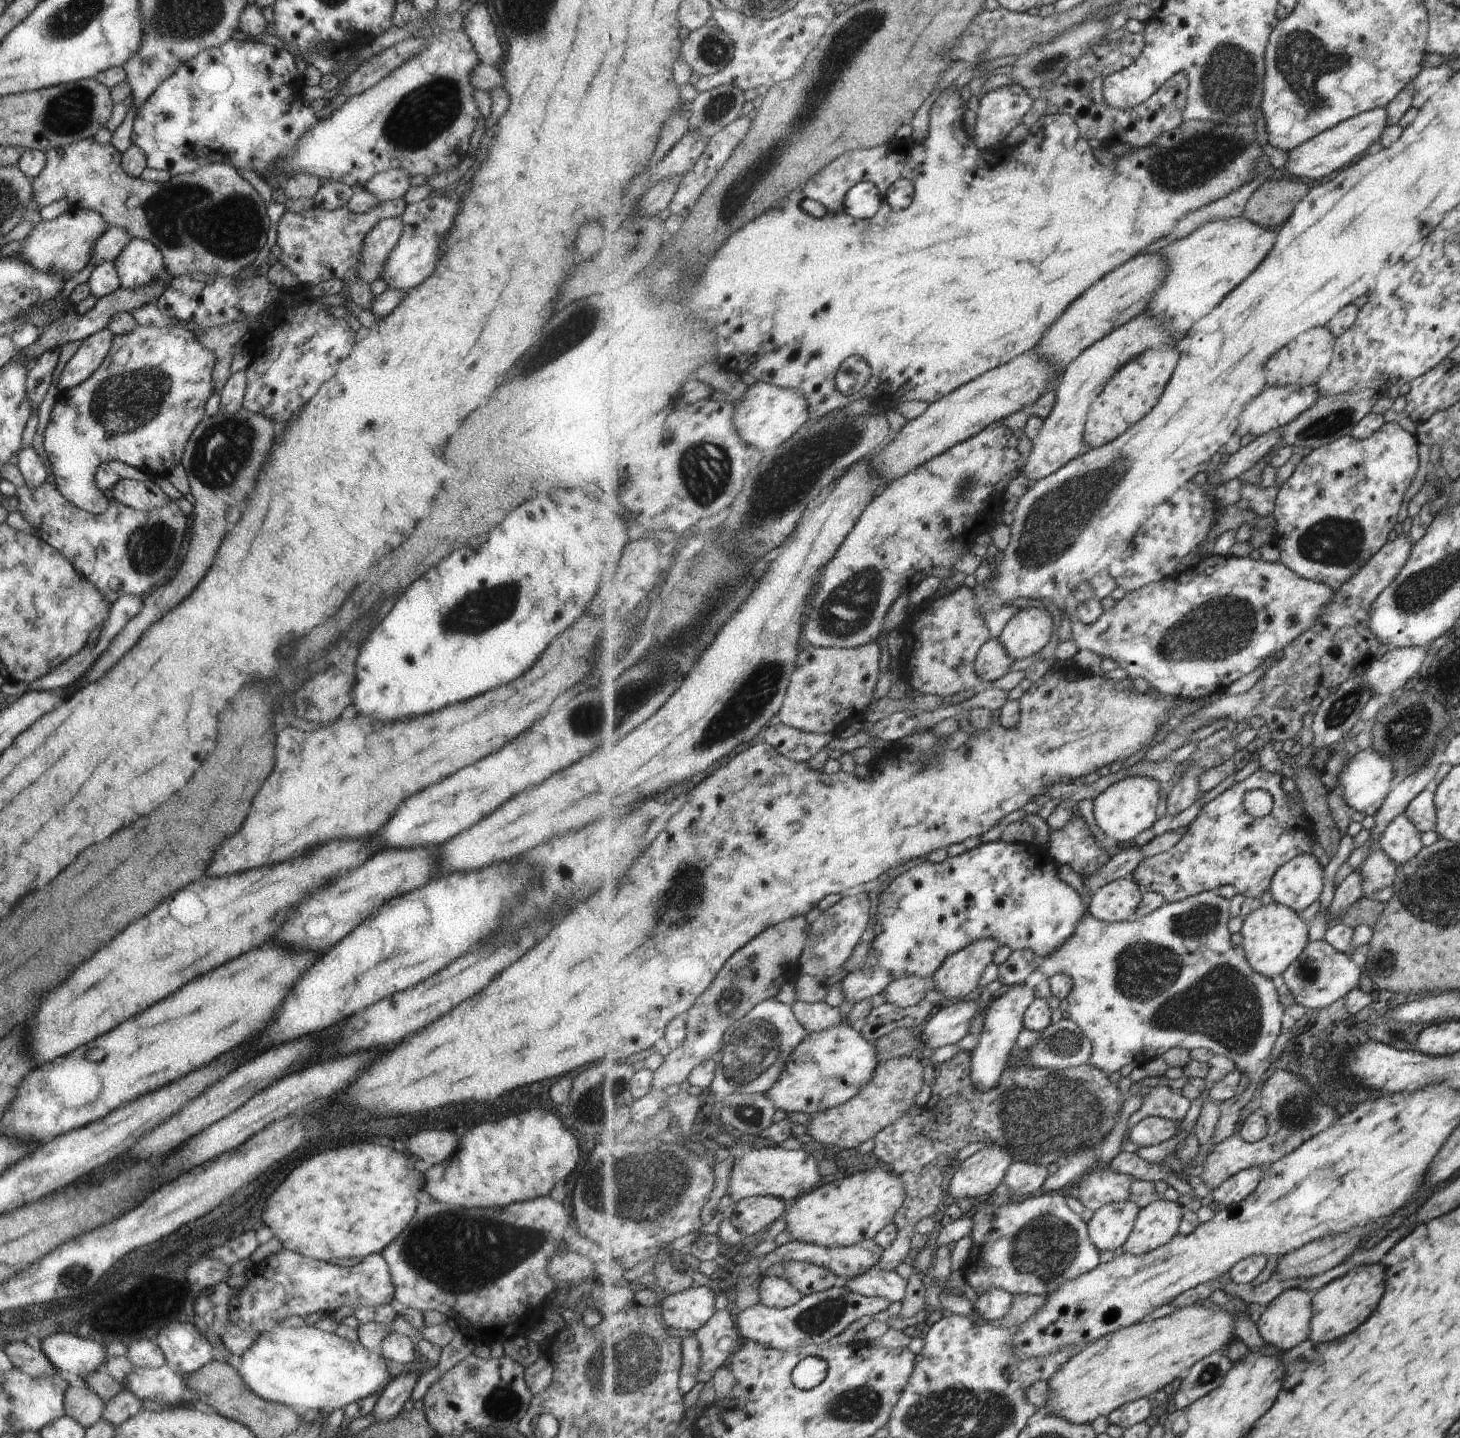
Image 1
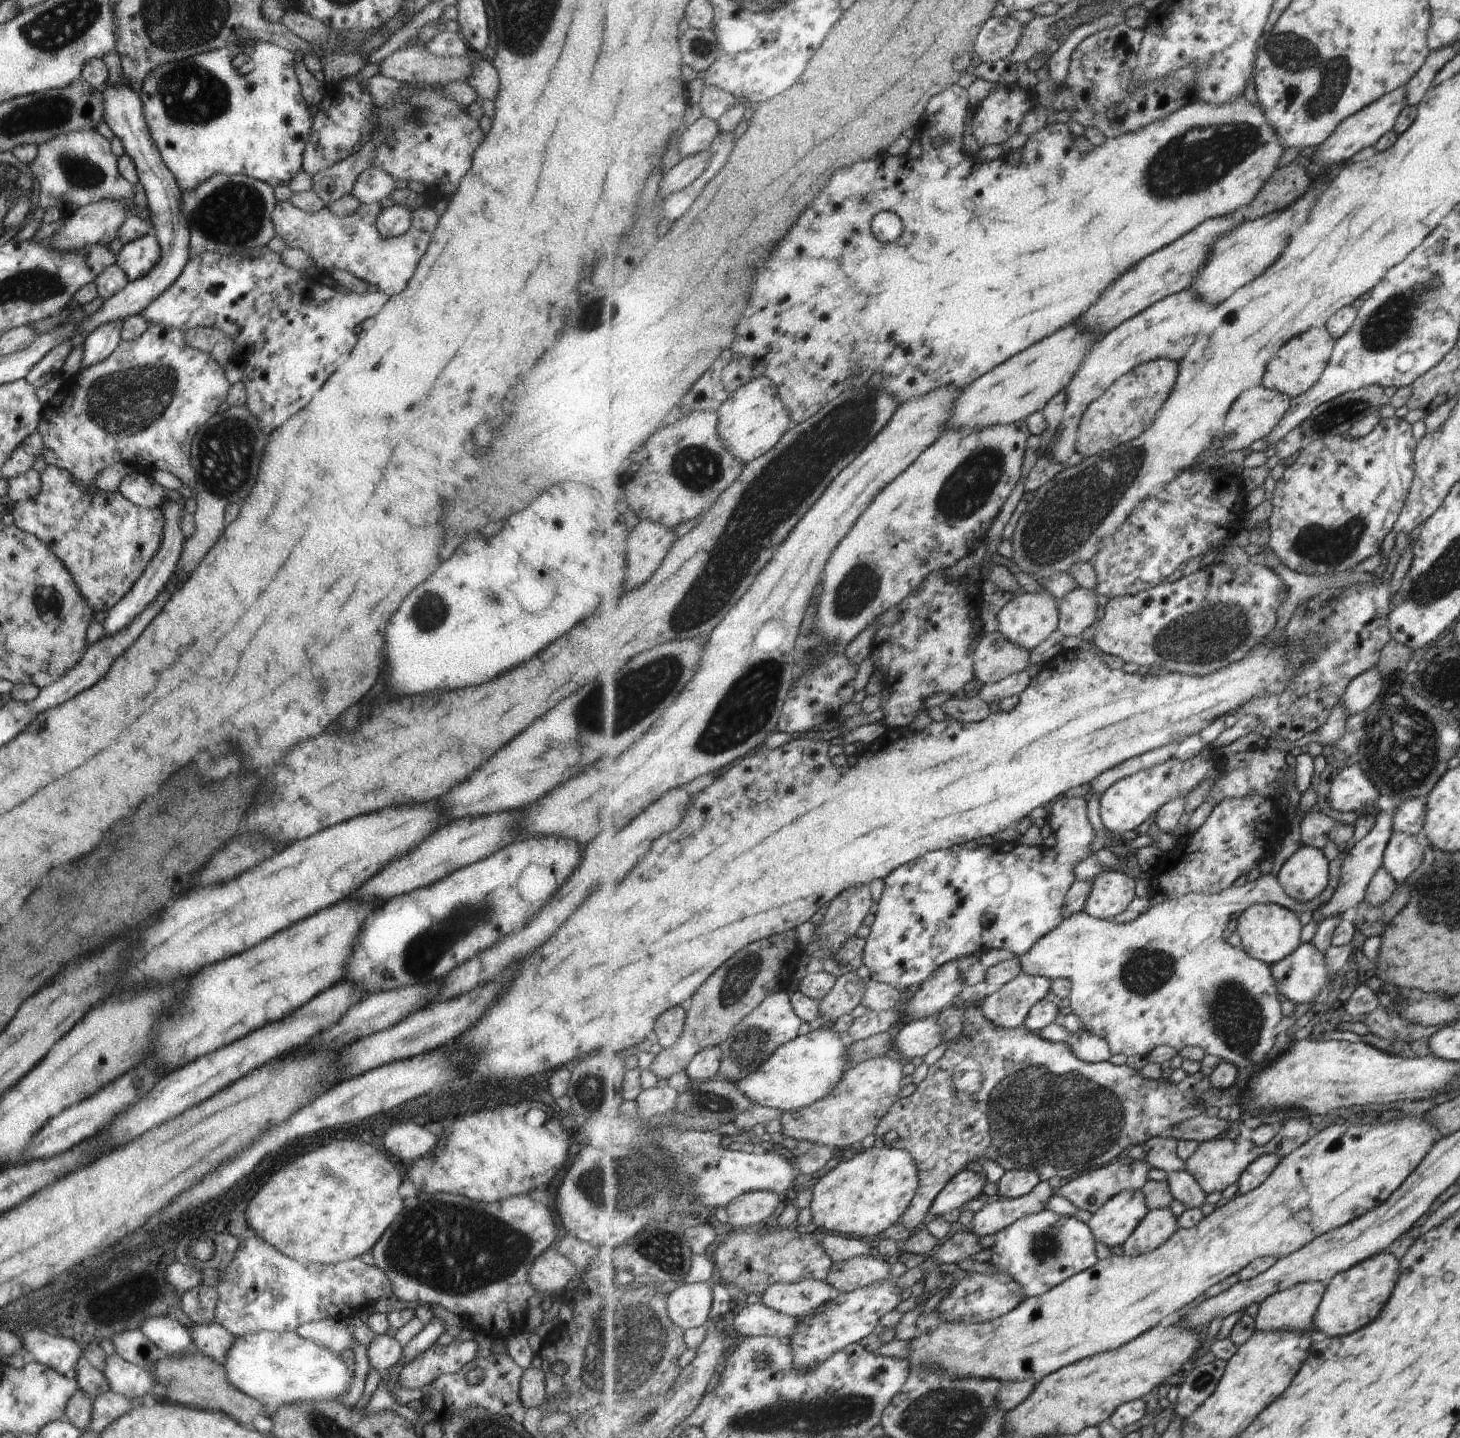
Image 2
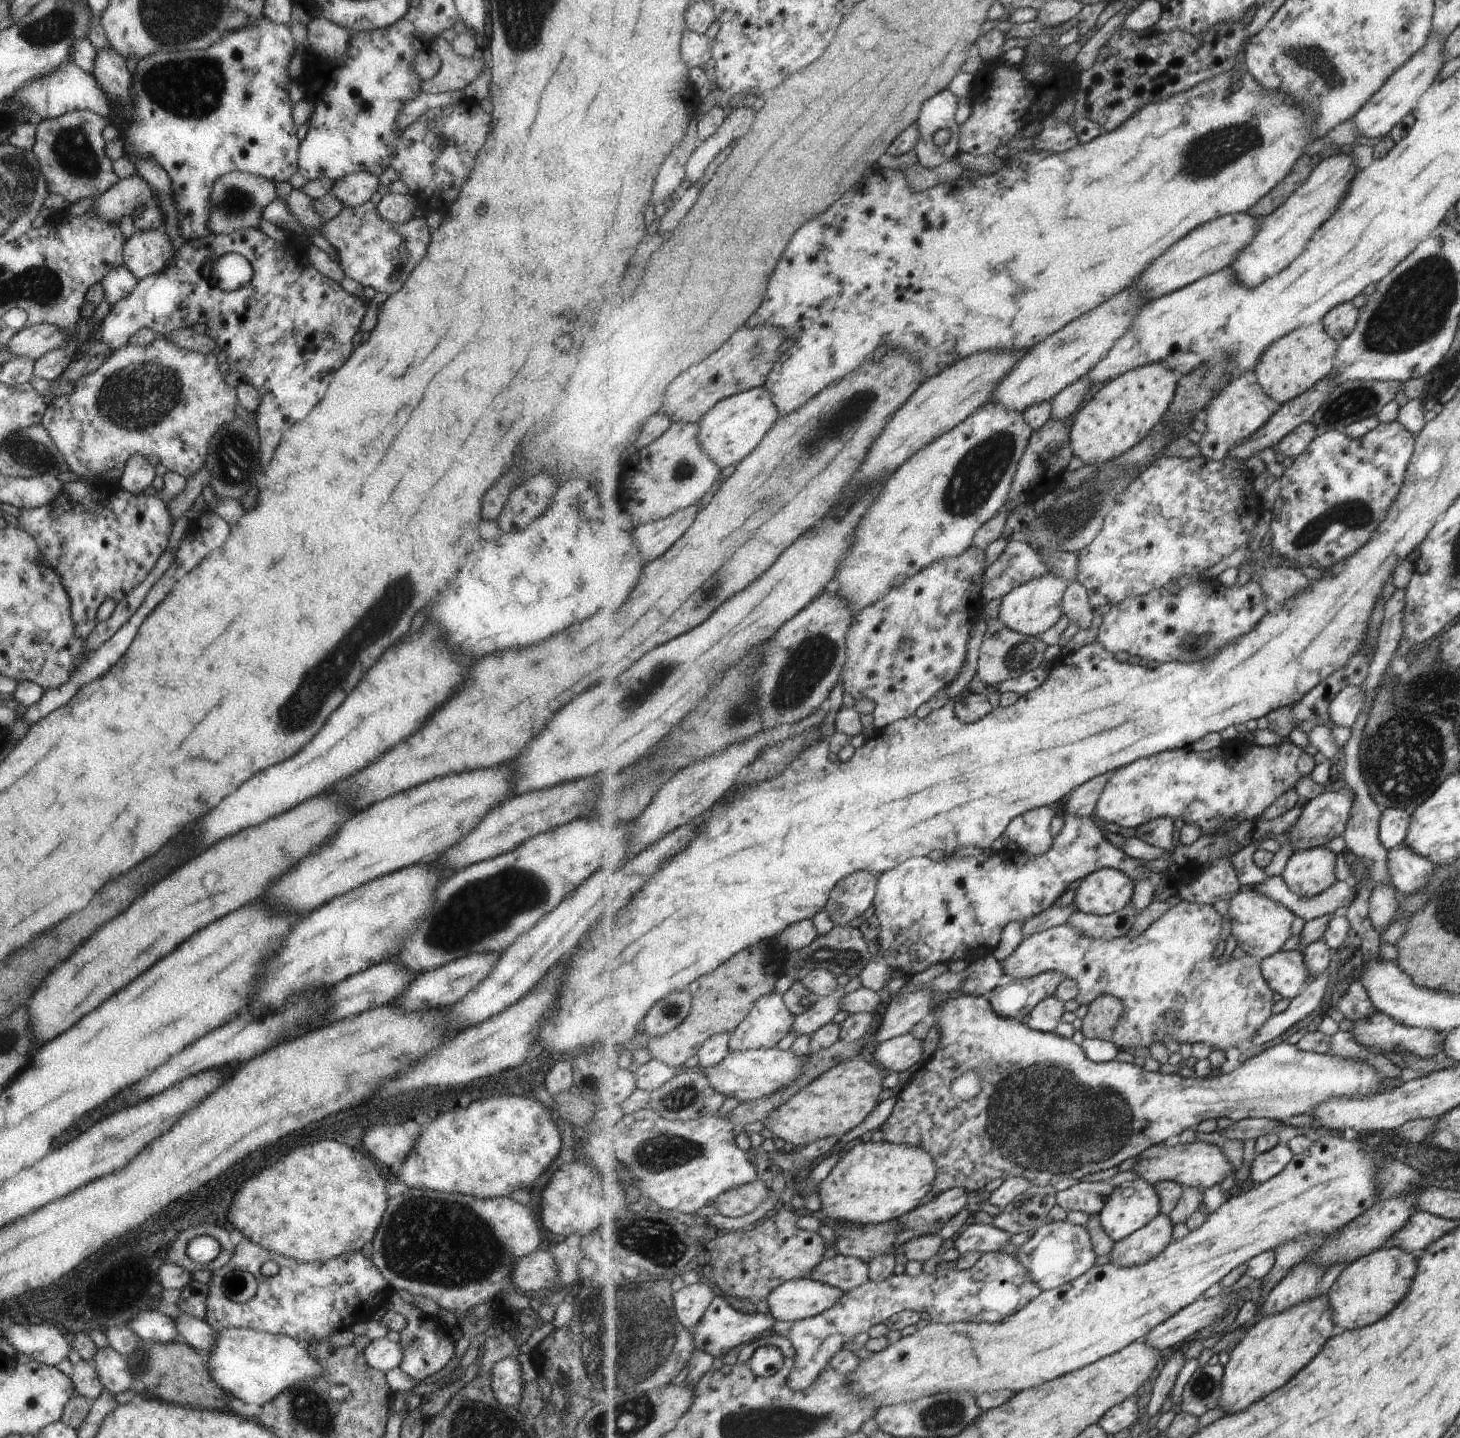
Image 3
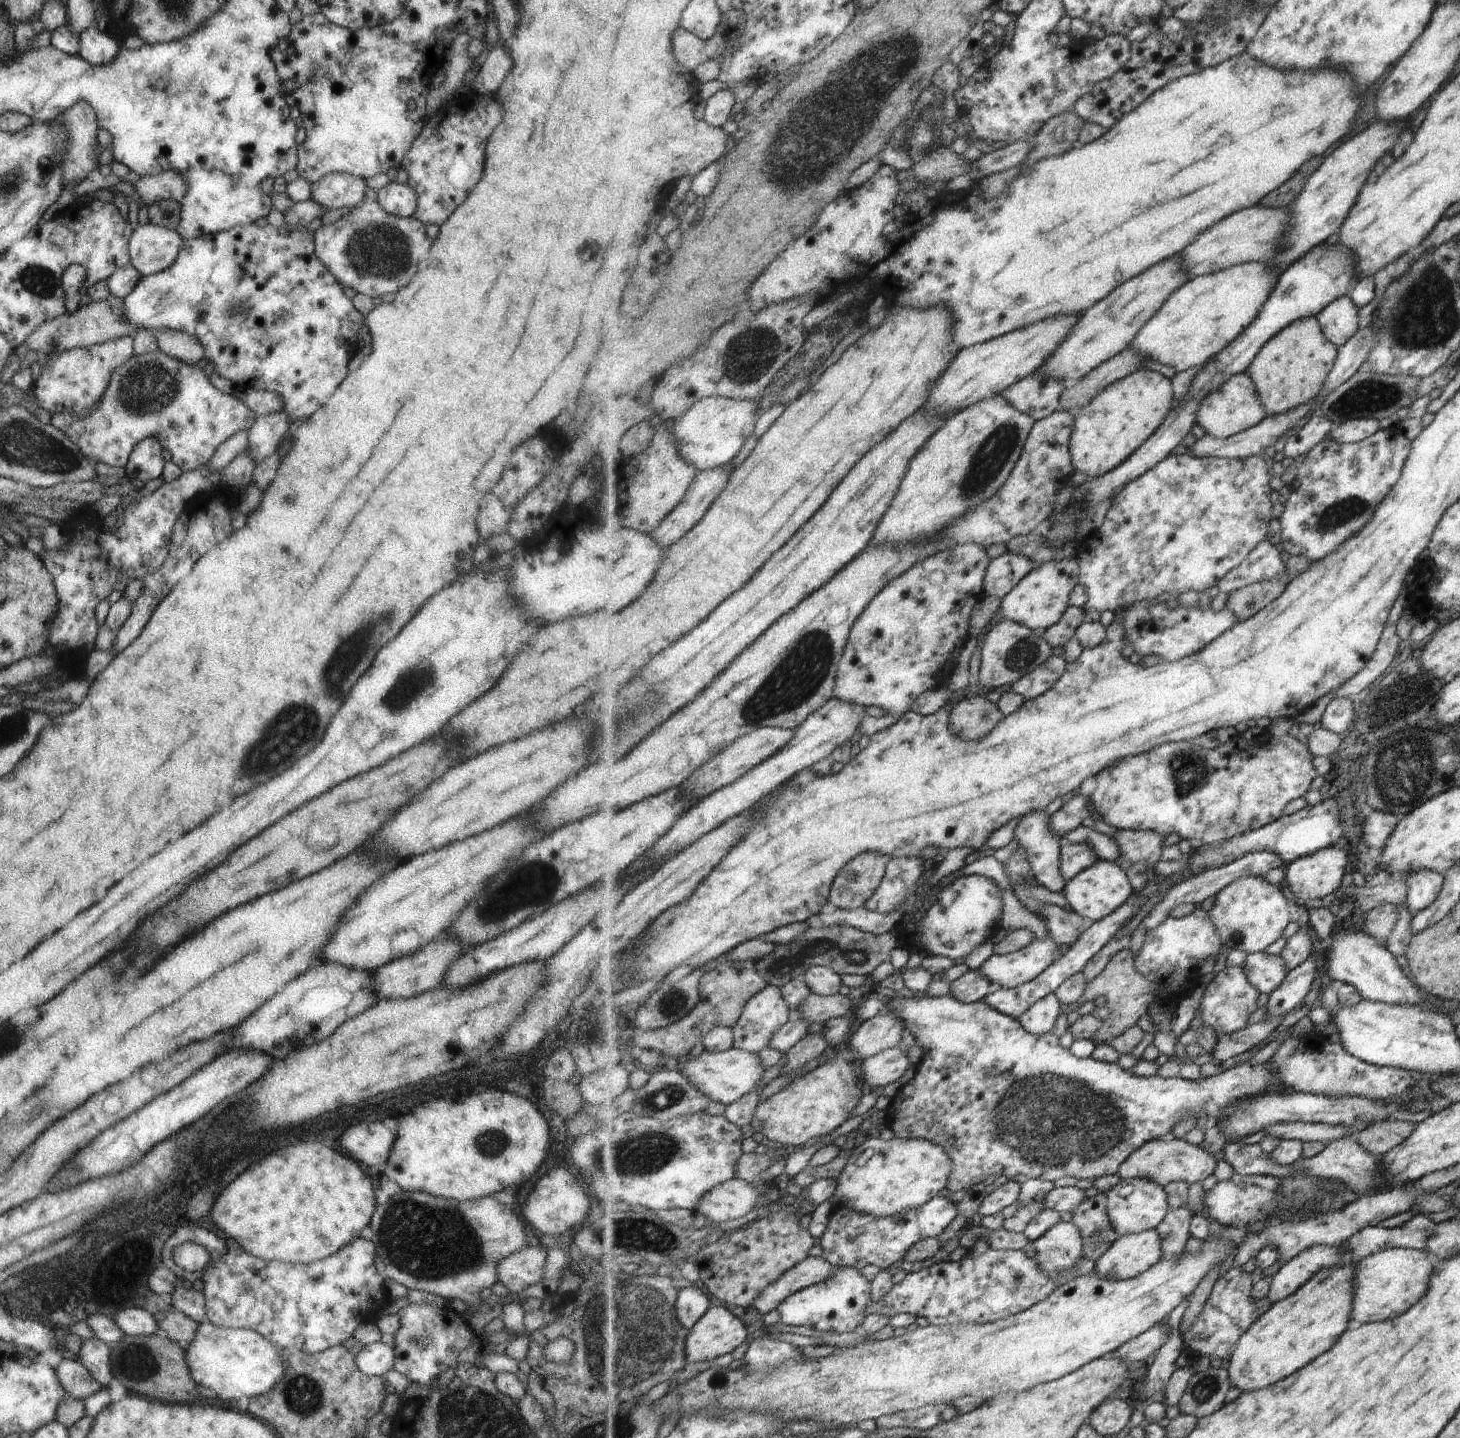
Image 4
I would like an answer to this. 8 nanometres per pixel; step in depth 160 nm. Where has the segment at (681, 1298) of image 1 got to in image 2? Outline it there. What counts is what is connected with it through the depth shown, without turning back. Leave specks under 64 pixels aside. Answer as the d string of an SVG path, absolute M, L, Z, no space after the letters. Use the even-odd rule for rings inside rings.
M709 1282L691 1283L675 1287L670 1293L670 1317L684 1331L704 1327L710 1320L714 1305L714 1290Z

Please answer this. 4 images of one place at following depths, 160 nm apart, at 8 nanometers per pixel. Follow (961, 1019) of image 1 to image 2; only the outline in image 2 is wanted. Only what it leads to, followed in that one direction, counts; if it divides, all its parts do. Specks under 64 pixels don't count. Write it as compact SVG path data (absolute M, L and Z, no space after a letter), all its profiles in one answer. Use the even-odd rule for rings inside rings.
M935 1017L911 1021L898 1032L891 1054L903 1061L909 1061L917 1056L921 1058L929 1054L930 1050L935 1050L942 1043L943 1036L944 1029Z

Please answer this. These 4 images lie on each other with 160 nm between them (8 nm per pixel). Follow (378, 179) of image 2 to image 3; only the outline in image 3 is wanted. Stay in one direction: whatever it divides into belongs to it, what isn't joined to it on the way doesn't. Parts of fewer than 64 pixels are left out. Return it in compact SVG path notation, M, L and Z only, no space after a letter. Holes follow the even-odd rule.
M361 171L338 178L329 189L329 194L336 196L343 207L359 206L368 201L376 191L378 177L371 173Z

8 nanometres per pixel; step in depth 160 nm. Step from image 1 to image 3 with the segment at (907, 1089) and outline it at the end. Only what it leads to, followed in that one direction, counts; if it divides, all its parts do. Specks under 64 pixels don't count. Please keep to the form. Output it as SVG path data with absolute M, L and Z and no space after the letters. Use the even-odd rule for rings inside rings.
M868 1056L839 1063L795 1093L790 1101L771 1111L763 1124L775 1136L798 1147L829 1136L839 1138L845 1132L859 1126L865 1120L865 1116L869 1116L877 1108L876 1102L879 1102L879 1094L883 1090L881 1084L885 1074L886 1070Z

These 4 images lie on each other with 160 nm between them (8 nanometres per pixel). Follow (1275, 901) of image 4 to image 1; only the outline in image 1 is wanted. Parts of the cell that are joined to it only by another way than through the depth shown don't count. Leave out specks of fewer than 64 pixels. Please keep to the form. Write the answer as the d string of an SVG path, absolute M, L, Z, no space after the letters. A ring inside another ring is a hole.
M1274 902L1259 907L1245 917L1239 931L1243 938L1241 946L1251 966L1259 974L1274 979L1283 974L1310 944L1308 926L1309 923L1301 920L1294 910Z

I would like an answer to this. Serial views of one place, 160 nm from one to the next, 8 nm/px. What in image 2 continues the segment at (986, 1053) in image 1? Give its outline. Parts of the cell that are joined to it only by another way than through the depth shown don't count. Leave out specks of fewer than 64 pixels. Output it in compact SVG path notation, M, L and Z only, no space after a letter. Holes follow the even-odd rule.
M1024 971L1012 982L1000 988L982 1004L983 1016L999 1028L1015 1030L1024 1027L1031 1008L1052 992L1049 978Z

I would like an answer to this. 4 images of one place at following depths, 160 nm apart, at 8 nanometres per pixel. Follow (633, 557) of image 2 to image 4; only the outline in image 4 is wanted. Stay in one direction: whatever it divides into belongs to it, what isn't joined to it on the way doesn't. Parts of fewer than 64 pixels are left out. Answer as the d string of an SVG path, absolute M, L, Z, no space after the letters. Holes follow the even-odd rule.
M727 464L699 472L695 477L694 483L690 486L681 504L671 512L665 521L659 525L657 530L651 532L651 536L665 548L670 547L673 543L679 542L686 534L695 529L695 526L703 520L703 517L710 512L710 508L715 504L715 501L723 494L727 486L730 485L732 474L736 468L731 468Z

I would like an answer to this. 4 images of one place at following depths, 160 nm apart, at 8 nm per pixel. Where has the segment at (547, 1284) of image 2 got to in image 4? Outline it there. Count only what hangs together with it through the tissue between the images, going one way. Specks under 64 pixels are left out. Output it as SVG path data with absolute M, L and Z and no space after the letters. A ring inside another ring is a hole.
M525 1245L509 1254L509 1256L502 1258L496 1264L496 1280L505 1286L509 1296L519 1291L528 1292L531 1285L535 1285L539 1282L546 1264L546 1251L547 1250L541 1245L536 1247L528 1247Z

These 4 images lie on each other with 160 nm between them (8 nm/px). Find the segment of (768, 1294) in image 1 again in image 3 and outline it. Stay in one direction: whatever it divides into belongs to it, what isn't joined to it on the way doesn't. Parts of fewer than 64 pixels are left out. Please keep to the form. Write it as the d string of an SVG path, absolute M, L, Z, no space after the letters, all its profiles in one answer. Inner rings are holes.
M795 1279L767 1296L769 1311L777 1321L807 1320L831 1310L846 1291L815 1279Z

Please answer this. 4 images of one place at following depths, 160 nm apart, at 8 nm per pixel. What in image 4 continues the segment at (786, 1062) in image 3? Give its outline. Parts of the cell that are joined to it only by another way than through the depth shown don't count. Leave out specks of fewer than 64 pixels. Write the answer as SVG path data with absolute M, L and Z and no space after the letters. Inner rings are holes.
M735 1046L720 1053L704 1050L696 1057L690 1056L686 1062L678 1065L677 1071L683 1073L703 1094L707 1095L707 1098L726 1106L757 1090L765 1074L765 1068L757 1053L750 1053Z

